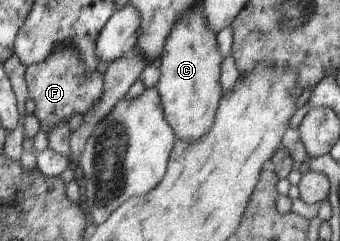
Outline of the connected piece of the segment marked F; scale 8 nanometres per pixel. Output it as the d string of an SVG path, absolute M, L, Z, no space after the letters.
M71 44L57 46L51 56L47 56L41 64L27 66L24 72L28 98L35 104L41 130L49 134L49 130L57 124L68 124L75 114L86 115L99 104L103 94L104 74L95 70L87 72L81 61L79 52Z

